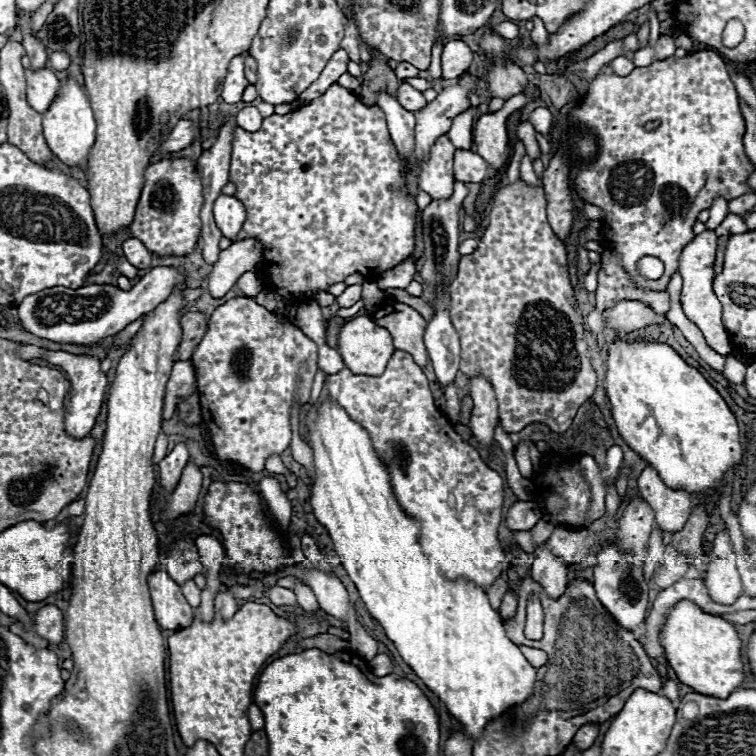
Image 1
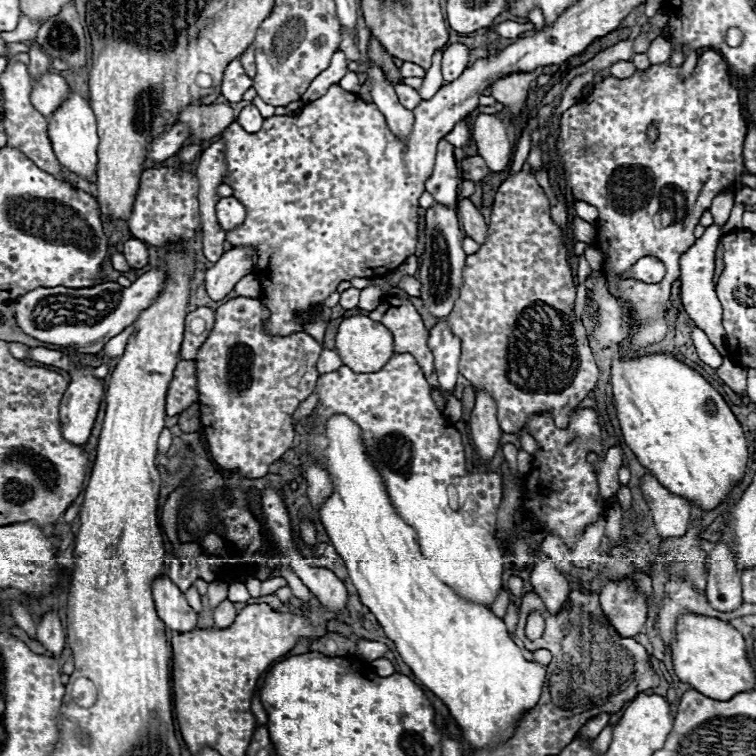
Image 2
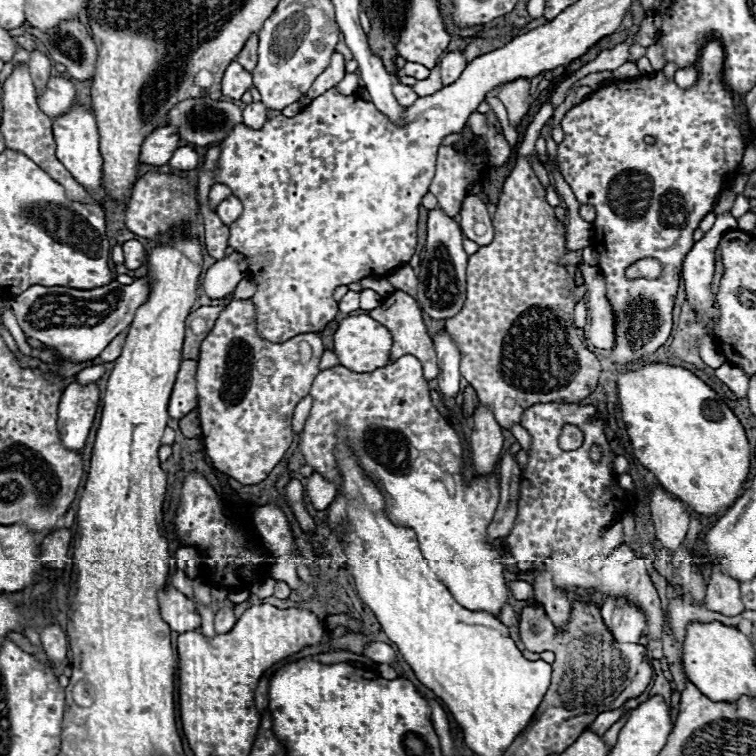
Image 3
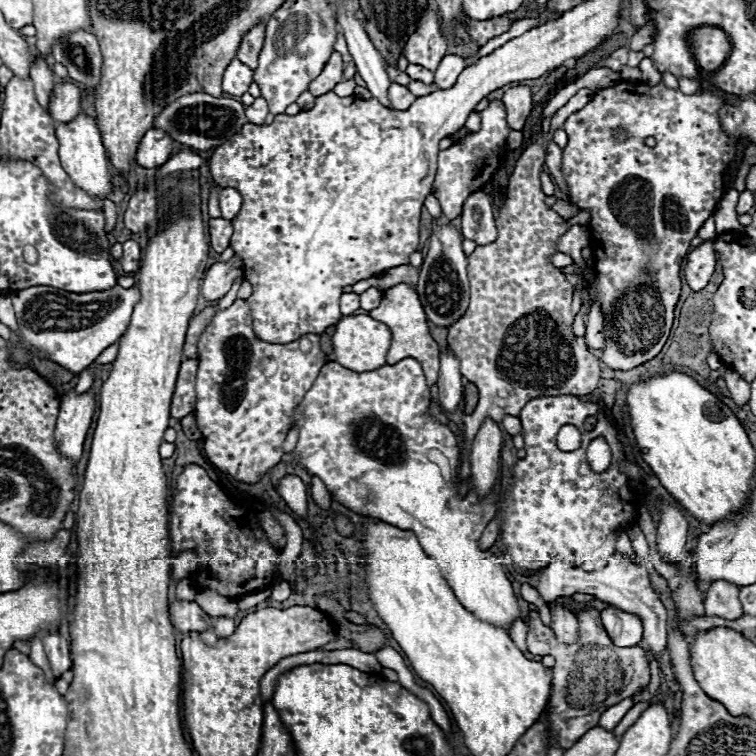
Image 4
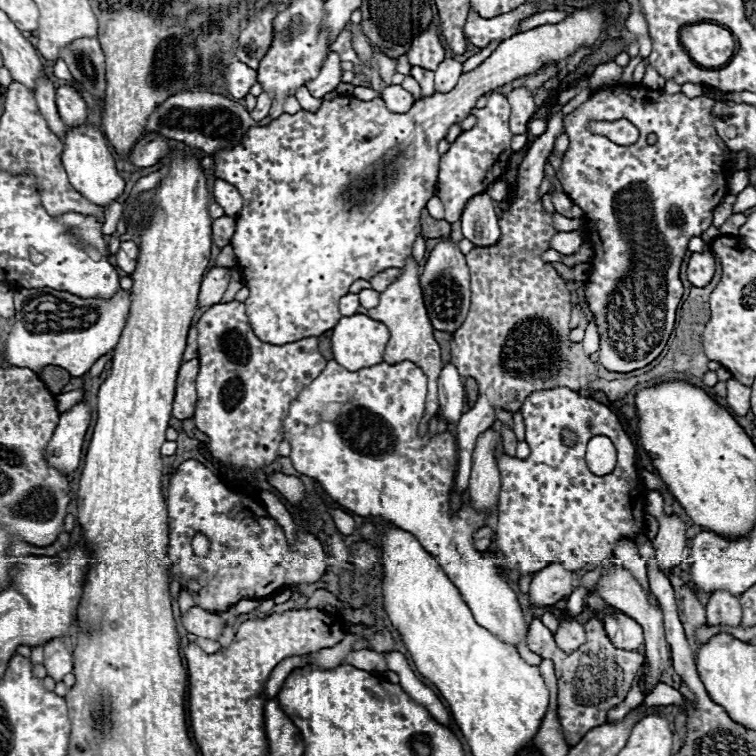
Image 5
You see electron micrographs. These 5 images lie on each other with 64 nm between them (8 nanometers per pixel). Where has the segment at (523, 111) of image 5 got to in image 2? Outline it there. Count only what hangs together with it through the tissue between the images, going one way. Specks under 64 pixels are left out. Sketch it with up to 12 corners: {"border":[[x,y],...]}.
{"border":[[512,72],[492,82],[492,96],[510,106],[524,108],[530,82],[541,74]]}

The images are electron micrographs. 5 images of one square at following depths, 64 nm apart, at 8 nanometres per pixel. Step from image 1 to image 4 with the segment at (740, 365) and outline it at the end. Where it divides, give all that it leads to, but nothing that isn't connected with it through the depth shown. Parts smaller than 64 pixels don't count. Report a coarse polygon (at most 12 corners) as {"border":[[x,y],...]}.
{"border":[[724,368],[722,378],[736,406],[750,398],[750,384],[738,372]]}

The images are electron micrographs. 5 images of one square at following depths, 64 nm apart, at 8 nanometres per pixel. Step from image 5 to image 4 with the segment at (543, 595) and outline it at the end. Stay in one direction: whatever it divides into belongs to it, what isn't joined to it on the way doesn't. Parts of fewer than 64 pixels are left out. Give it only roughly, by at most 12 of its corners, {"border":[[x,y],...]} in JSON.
{"border":[[552,560],[534,586],[548,602],[592,594],[636,614],[650,654],[666,652],[666,608],[642,560],[584,572]]}

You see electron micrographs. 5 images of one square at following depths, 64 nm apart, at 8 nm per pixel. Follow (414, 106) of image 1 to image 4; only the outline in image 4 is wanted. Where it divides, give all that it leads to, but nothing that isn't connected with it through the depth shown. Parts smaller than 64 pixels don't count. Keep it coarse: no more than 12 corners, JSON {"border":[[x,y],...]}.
{"border":[[392,82],[388,96],[396,110],[406,110],[416,96]]}

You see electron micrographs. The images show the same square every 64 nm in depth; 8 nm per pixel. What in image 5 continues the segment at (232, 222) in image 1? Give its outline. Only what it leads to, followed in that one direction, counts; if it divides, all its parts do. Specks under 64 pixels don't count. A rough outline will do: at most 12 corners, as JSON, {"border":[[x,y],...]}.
{"border":[[224,180],[214,184],[214,200],[234,218],[242,210],[242,196]]}

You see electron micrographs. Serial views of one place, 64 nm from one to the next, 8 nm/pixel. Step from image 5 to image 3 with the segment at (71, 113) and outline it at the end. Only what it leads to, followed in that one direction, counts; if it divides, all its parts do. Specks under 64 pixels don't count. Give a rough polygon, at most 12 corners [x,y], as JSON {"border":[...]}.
{"border":[[50,76],[38,94],[38,106],[50,118],[70,110],[74,84]]}

